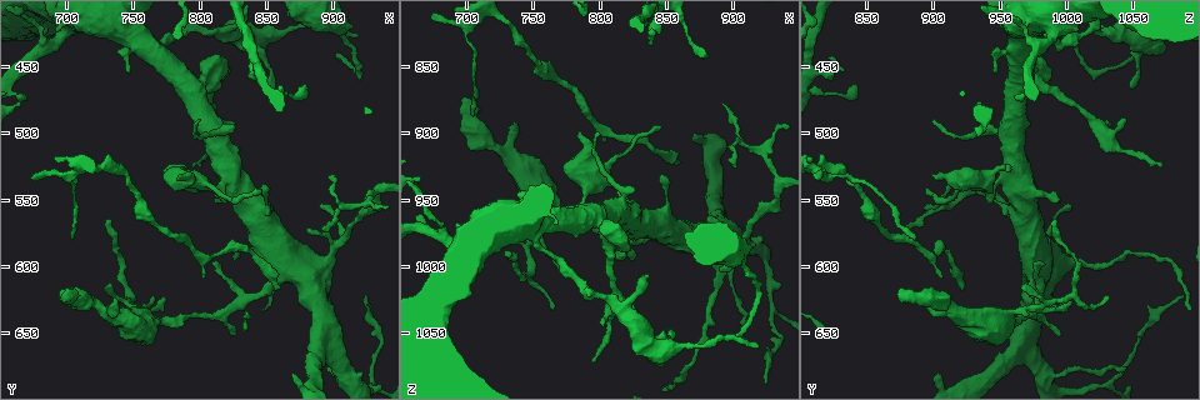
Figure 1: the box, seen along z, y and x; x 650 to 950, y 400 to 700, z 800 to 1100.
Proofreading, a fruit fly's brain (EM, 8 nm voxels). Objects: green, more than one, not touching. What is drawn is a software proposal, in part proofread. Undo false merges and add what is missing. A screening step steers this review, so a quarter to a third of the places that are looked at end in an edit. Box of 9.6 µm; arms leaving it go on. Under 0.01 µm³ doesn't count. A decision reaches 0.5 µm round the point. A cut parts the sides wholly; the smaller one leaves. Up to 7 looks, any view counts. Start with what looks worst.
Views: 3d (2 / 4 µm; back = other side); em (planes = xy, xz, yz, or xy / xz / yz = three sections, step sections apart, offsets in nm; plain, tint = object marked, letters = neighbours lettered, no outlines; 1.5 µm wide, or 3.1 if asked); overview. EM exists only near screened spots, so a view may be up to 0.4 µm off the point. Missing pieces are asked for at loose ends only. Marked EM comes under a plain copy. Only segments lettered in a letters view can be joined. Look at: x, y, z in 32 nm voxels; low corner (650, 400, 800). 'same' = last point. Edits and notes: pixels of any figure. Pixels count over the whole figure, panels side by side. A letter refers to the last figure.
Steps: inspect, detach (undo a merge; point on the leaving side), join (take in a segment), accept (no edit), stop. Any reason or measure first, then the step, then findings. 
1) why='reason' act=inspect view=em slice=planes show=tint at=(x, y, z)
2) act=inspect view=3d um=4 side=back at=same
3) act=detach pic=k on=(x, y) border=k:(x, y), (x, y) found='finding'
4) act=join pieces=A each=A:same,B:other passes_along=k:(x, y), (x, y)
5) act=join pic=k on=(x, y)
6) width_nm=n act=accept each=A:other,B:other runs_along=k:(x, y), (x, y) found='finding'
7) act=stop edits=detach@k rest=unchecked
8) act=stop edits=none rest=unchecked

why='tapers out' act=inspect view=3d um=4 at=(748, 454, 948)

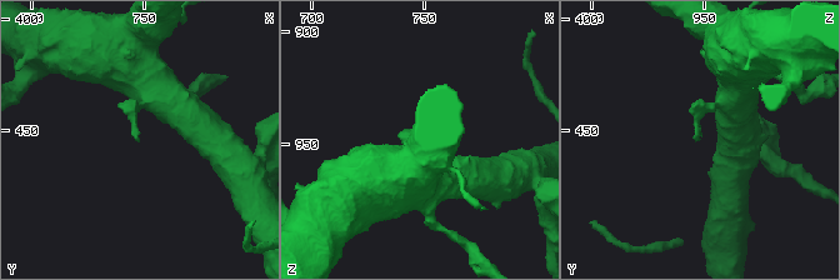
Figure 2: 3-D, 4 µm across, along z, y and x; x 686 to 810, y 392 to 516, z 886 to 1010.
why='need the tissue' act=inspect view=em slice=yz step=4 show=letters at=(746, 455, 947)

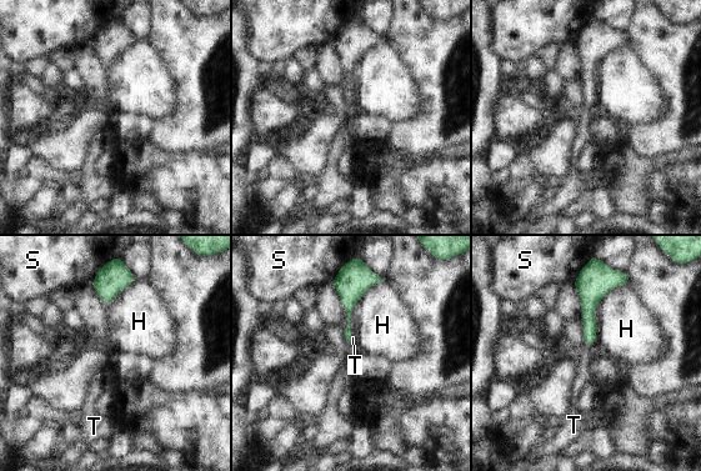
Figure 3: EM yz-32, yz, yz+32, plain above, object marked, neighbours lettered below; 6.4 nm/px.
act=join pieces=T each=H:other,S:other,T:same passes_along=3:(589, 302), (595, 340), (582, 375) found='the neuron continues'

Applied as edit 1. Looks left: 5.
act=inspect view=overview

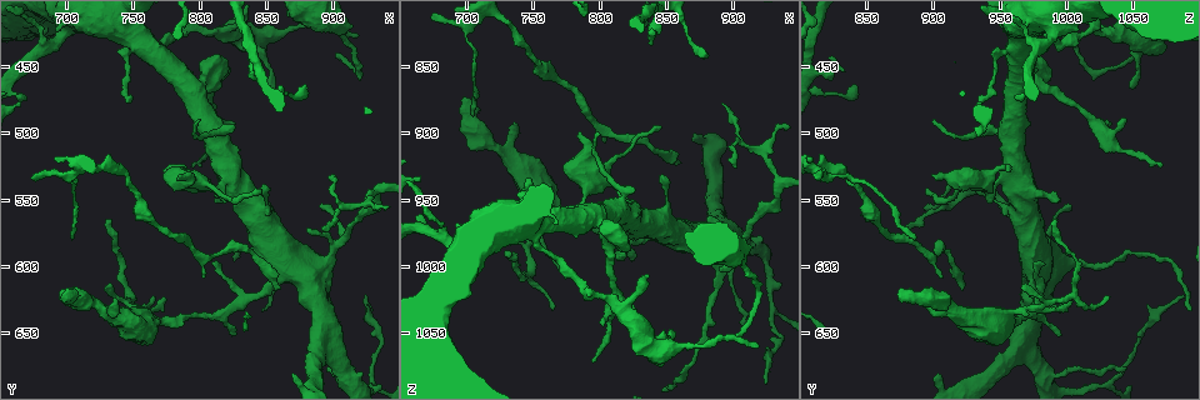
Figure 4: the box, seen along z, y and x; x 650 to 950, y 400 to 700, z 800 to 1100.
why='thick end' act=inspect view=3d um=4 at=(698, 622, 874)

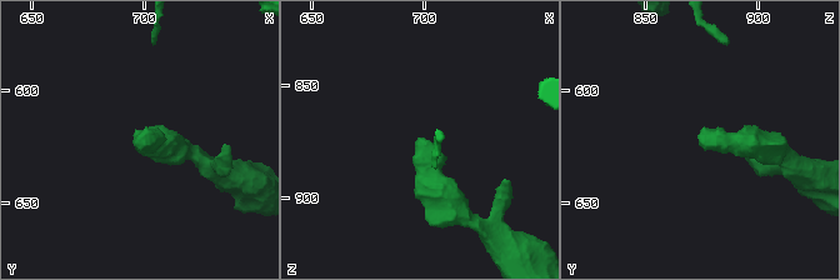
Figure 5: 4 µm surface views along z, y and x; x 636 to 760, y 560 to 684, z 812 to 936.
act=inspect view=em slice=xz step=8 show=tint at=(698, 622, 874)

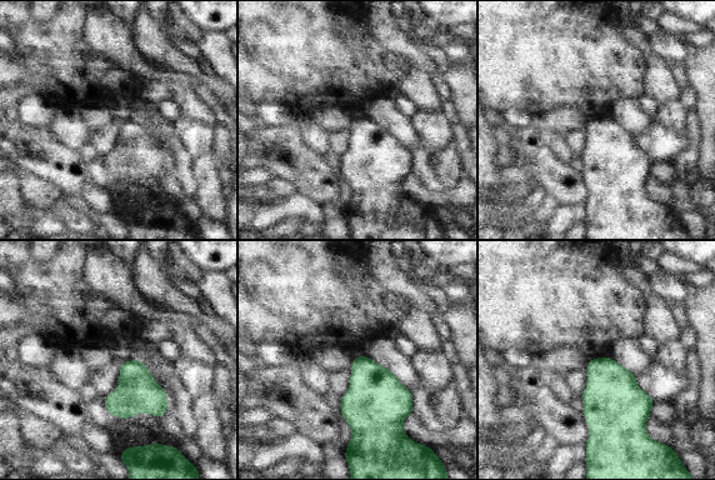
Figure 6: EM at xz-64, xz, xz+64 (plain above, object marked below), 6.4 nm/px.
why='cut it another way' act=inspect view=em slice=planes show=letters at=same

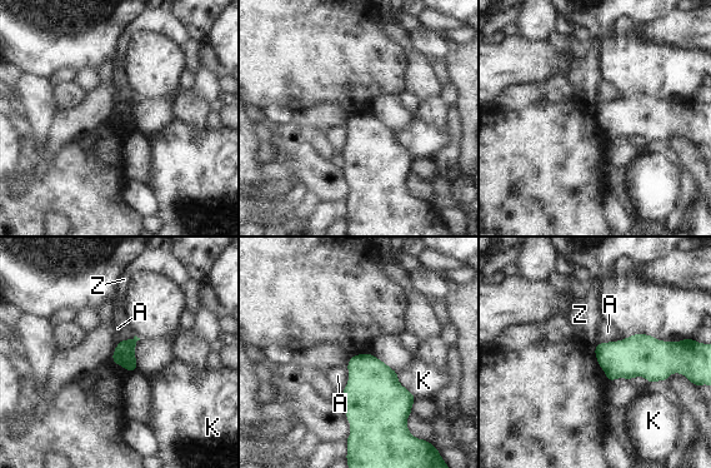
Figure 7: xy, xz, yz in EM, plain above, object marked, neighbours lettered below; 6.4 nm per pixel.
act=accept each=A:other,K:other,Z:other found='no lettered segment goes on from it'

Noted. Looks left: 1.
act=inspect view=em slice=planes show=letters at=(734, 564, 990)

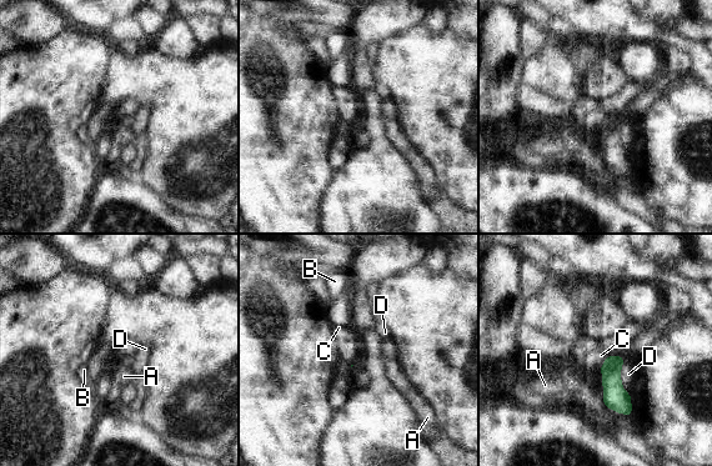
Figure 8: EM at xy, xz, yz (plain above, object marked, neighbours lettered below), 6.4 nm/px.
act=accept each=A:other,B:other,C:other,D:other border=8:(607, 356), (597, 370) found='none of them fits'

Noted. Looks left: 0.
act=stop edits=join@3 rest=unchecked

